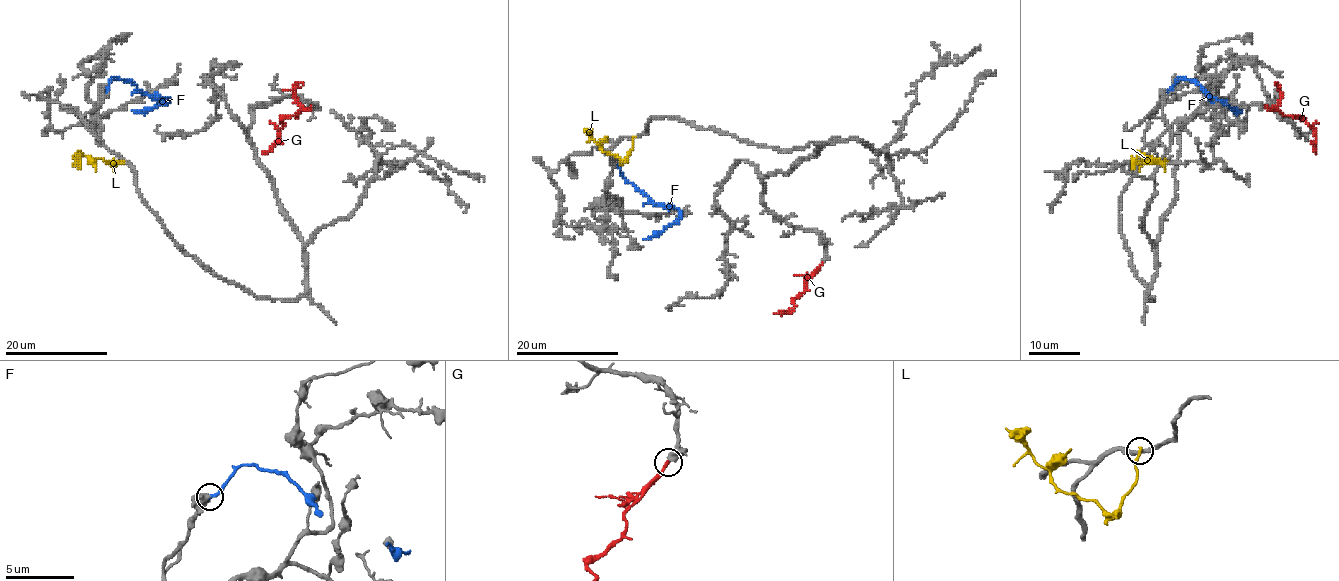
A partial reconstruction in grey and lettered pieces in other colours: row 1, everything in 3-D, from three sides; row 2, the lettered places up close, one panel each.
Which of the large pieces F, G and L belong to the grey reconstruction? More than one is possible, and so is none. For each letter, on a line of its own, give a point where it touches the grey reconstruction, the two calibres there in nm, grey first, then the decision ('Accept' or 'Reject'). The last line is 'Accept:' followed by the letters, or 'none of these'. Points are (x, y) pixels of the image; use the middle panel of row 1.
F: Touches grey at (618, 164). Thickness 700 nm (grey) against 280 nm. Accept
G: Touches grey at (822, 262). Thickness 550 nm (grey) against 280 nm. Accept
L: Touches grey at (634, 137). Thickness 300 nm (grey) against 260 nm. Reject
Accept: F, G

